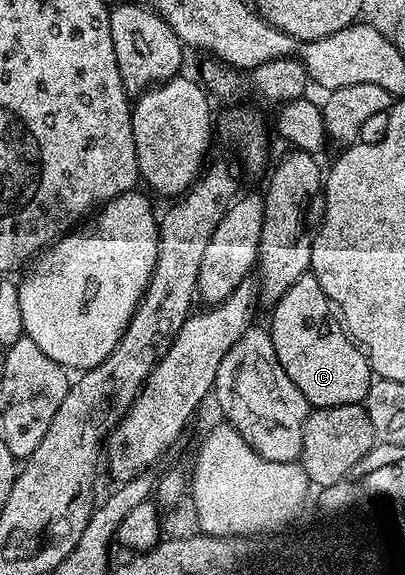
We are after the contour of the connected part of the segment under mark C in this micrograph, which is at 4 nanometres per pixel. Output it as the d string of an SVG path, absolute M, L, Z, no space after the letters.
M310 274L297 278L289 290L270 309L271 324L269 331L273 350L277 350L277 358L281 366L285 366L285 374L293 378L297 390L305 394L305 398L315 408L332 408L346 404L358 404L366 401L367 391L373 379L371 365L367 363L366 355L362 348L347 335L336 309L328 300L325 290L321 290L321 282Z

